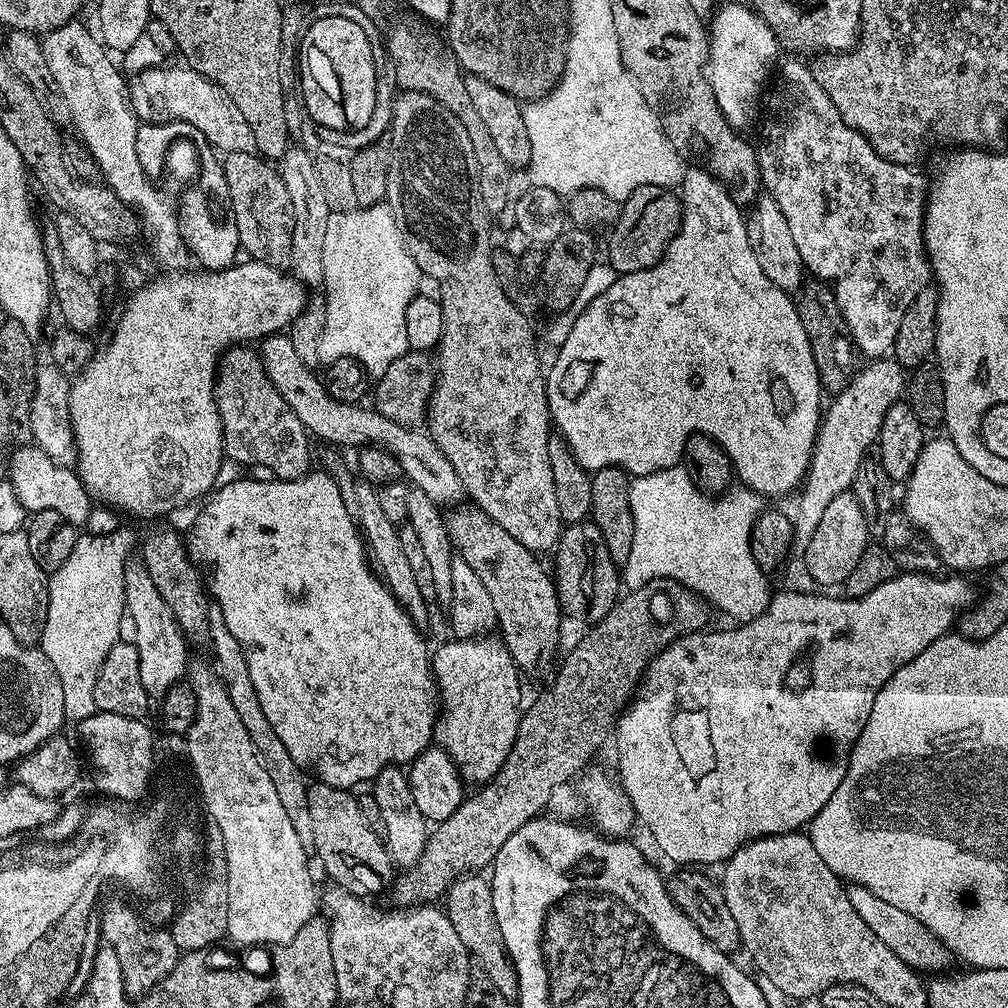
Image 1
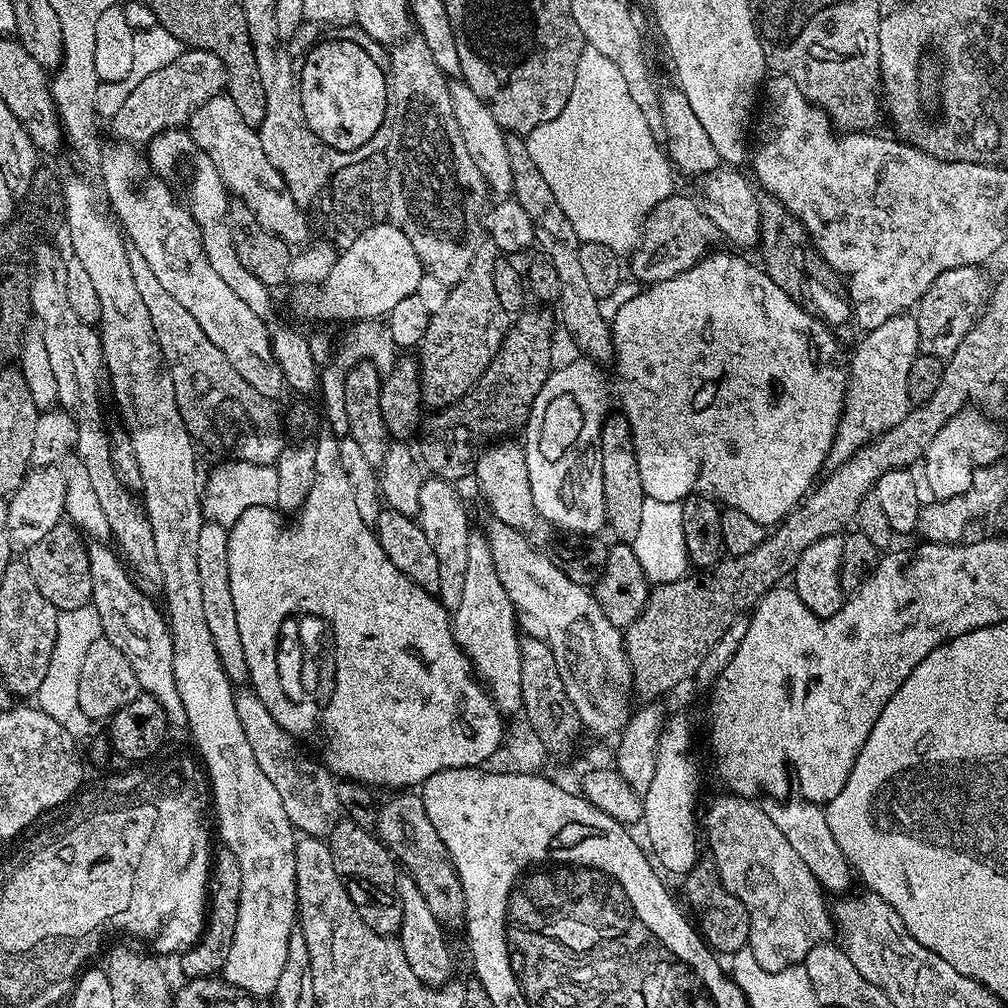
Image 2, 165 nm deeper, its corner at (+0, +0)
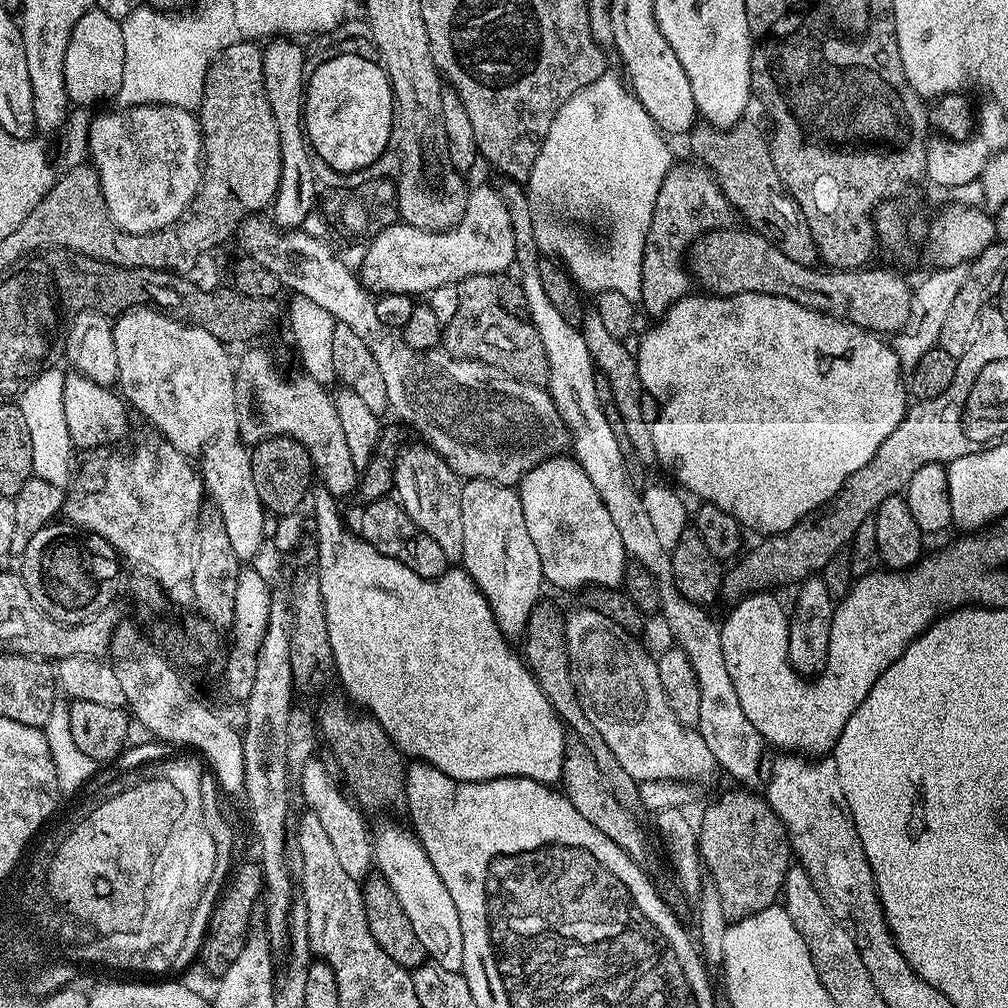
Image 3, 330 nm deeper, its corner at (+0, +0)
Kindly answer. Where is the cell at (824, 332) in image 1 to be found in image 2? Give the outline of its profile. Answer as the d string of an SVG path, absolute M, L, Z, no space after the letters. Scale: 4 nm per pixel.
M761 195L759 202L758 253L760 252L759 259L762 261L764 273L811 316L819 316L829 326L844 324L847 320L849 323L852 306L846 299L845 289L836 285L838 277L835 270L818 254L802 222L798 222L798 218L794 218L794 214L790 214L790 210L786 210L786 206L782 206L782 202L778 202L773 196Z

